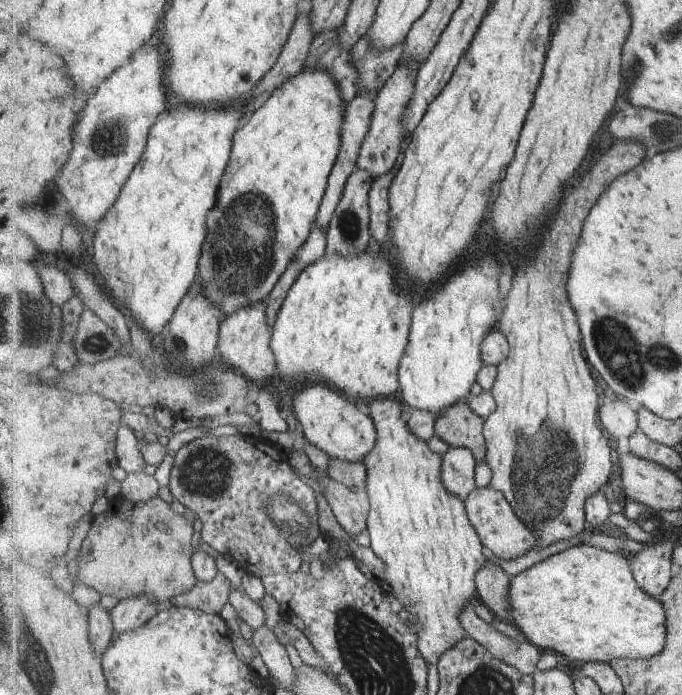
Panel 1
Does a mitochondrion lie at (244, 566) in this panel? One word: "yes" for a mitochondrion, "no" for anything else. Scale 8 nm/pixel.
no

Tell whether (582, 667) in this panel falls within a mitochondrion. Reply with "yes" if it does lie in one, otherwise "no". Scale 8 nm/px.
no

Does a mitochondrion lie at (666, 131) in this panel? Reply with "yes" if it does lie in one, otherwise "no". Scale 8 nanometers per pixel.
yes

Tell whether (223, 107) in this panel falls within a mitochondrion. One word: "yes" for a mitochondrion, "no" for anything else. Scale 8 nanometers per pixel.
no

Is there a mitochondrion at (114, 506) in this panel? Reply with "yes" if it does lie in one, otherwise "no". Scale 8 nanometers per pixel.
no

